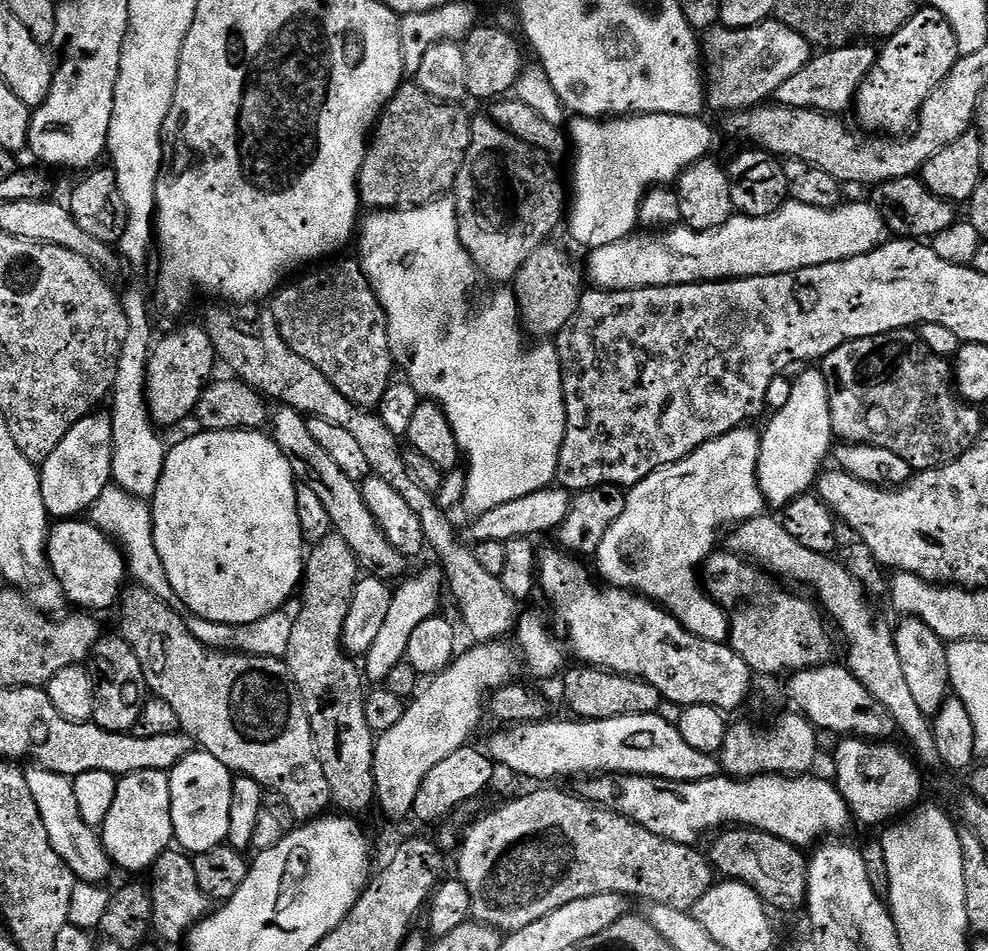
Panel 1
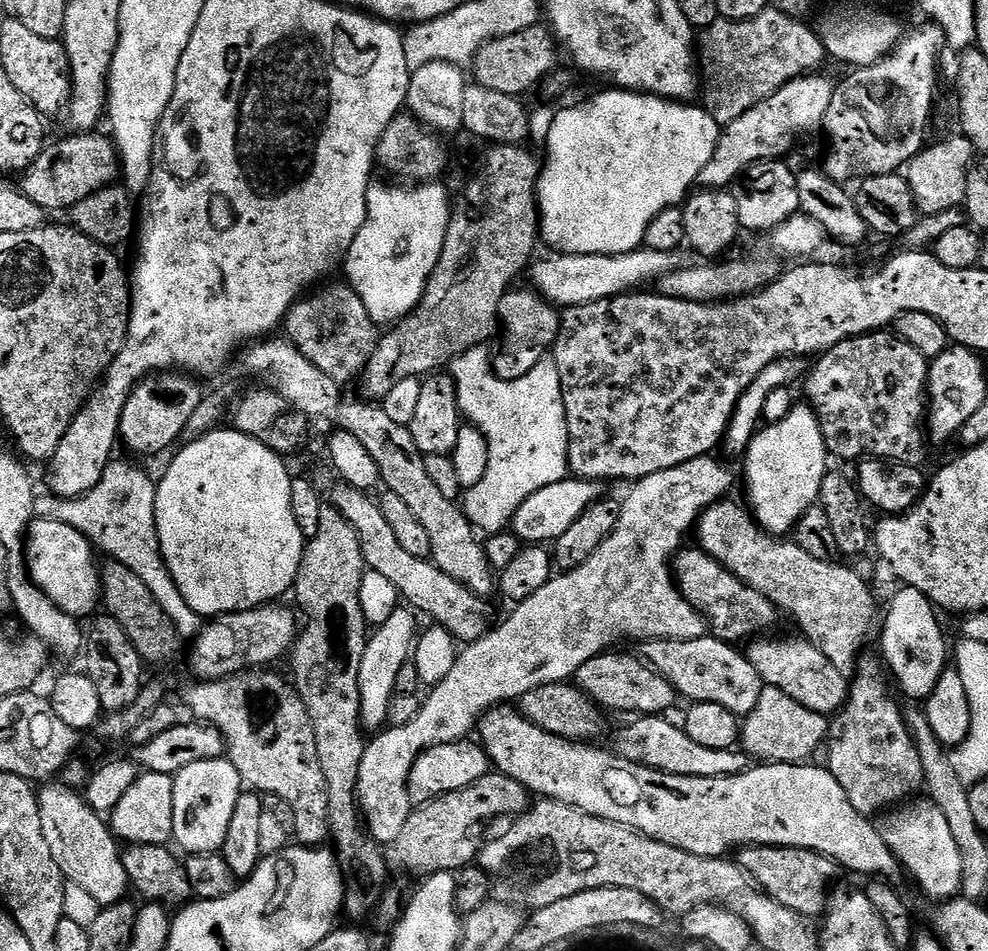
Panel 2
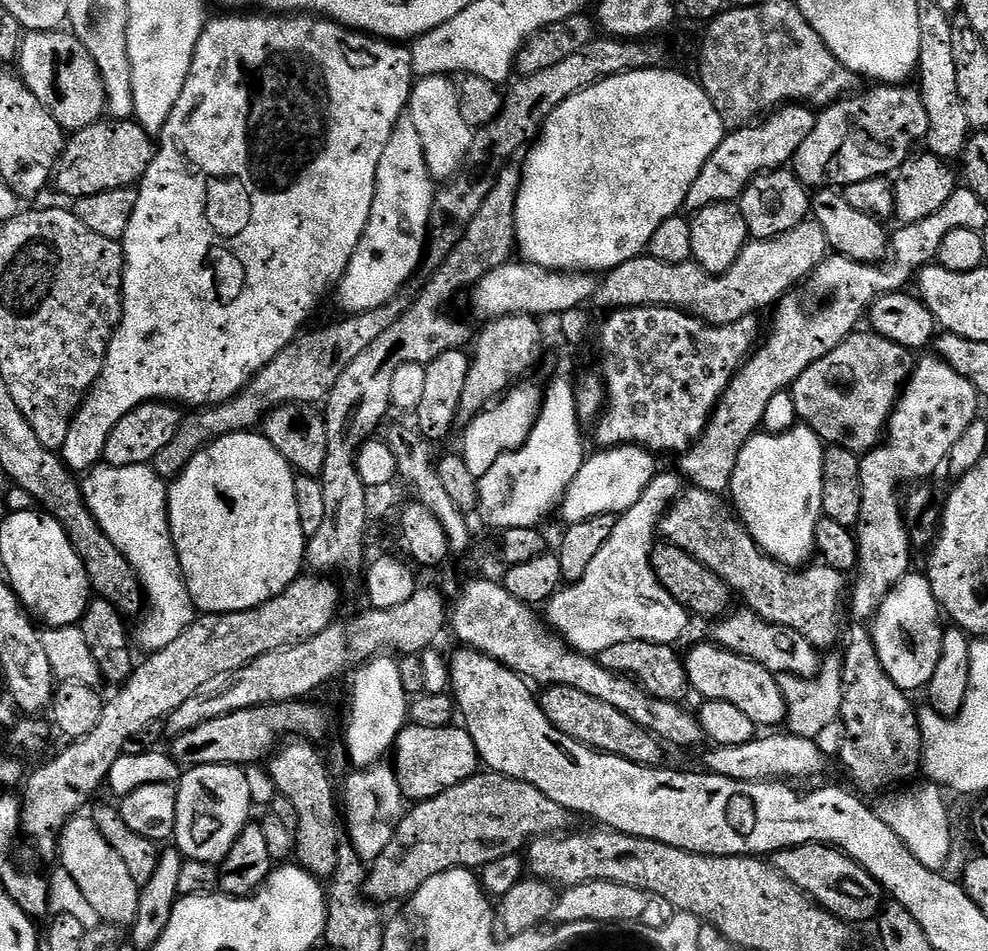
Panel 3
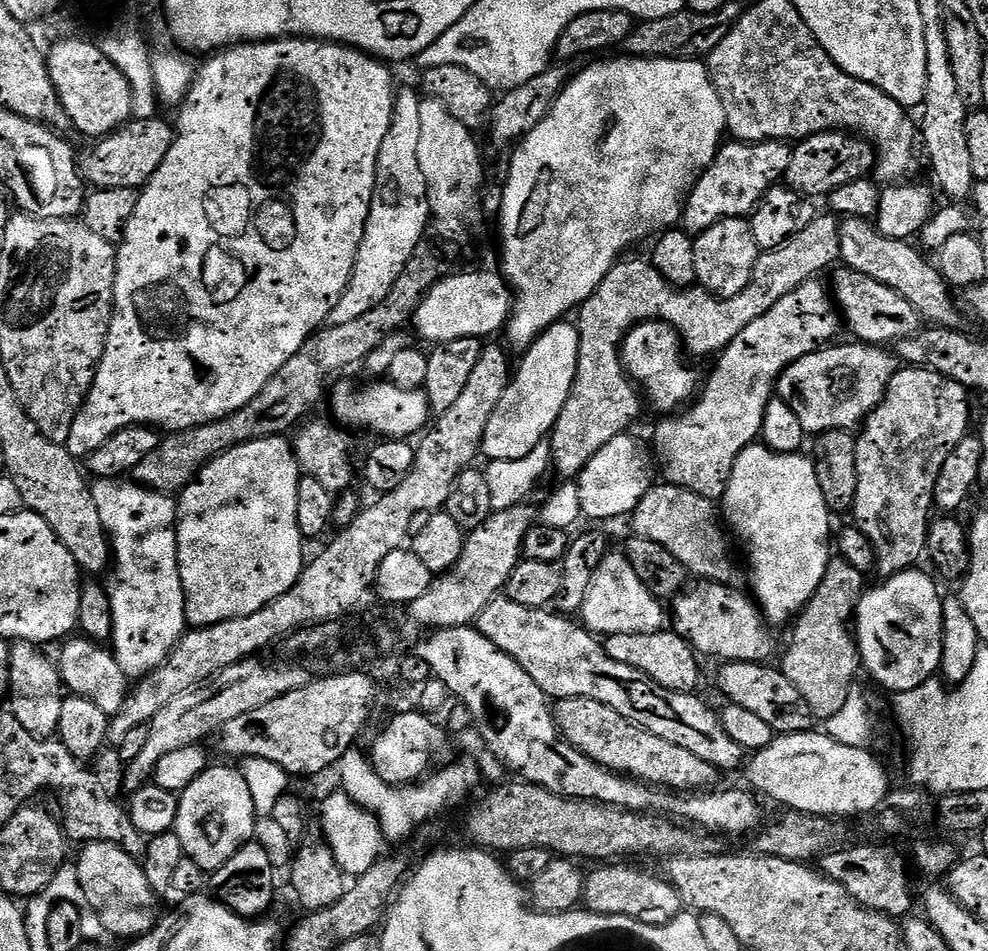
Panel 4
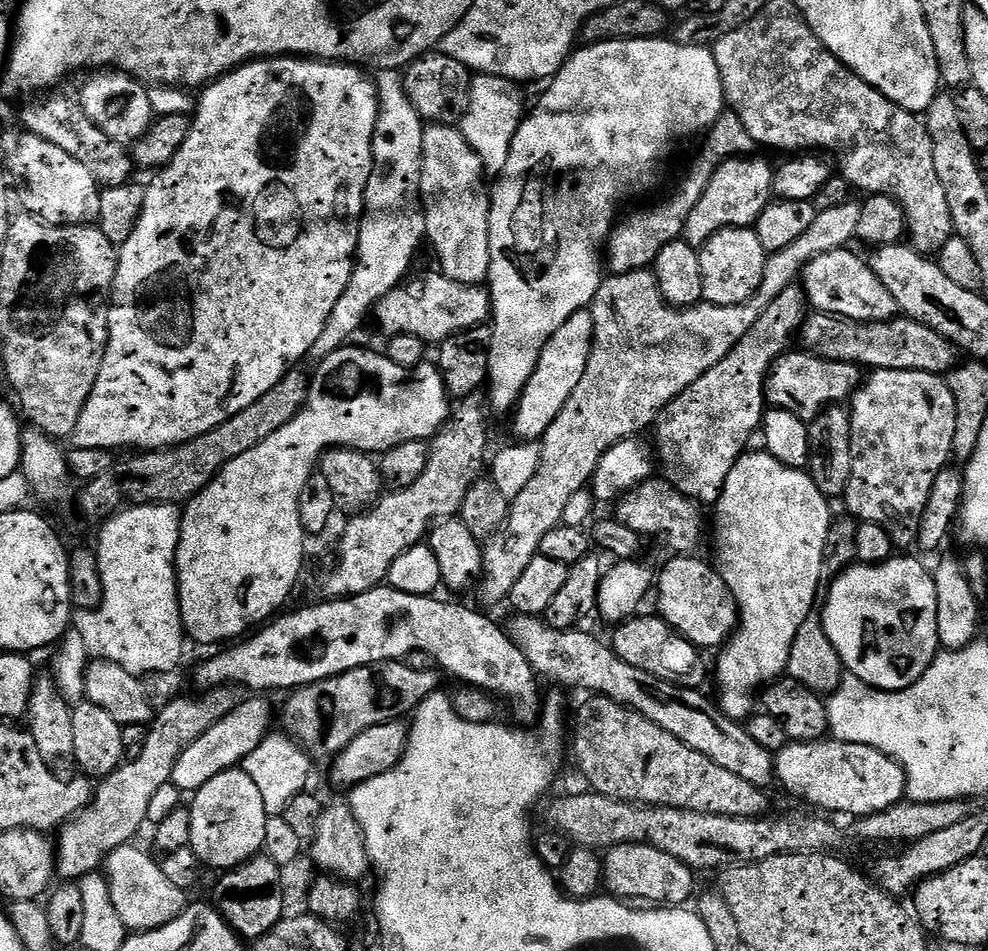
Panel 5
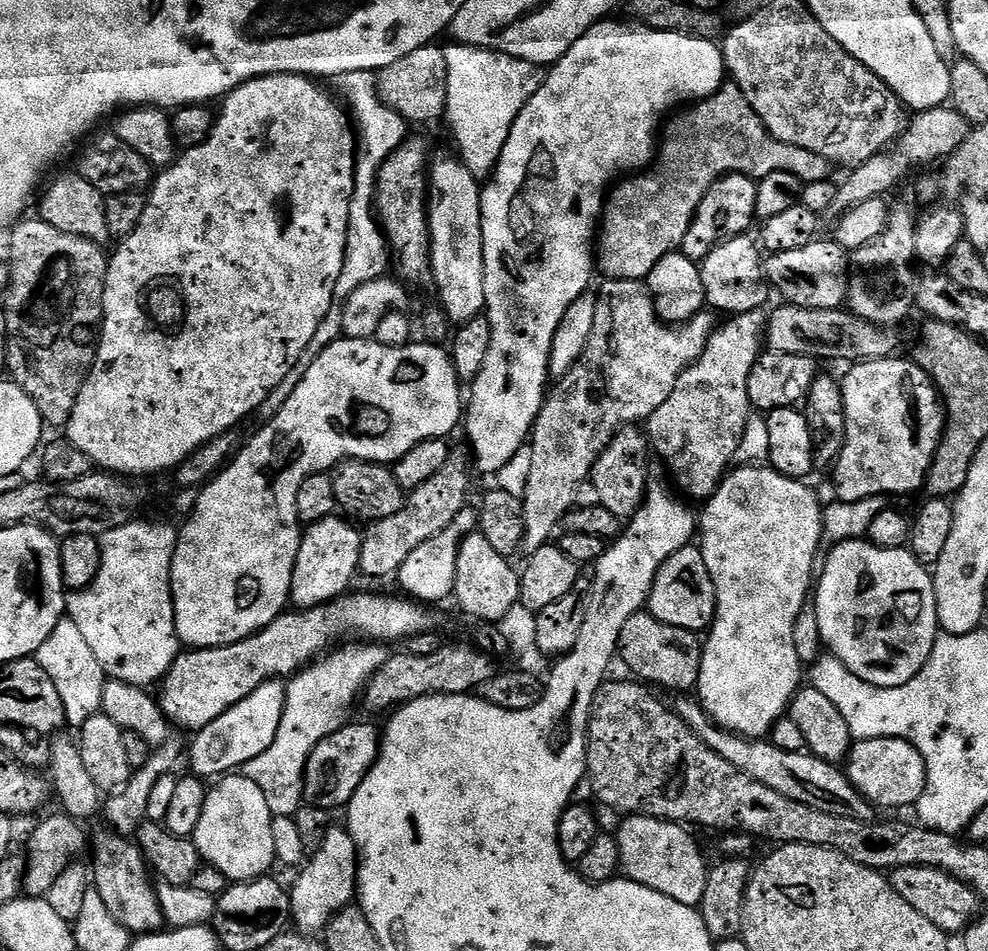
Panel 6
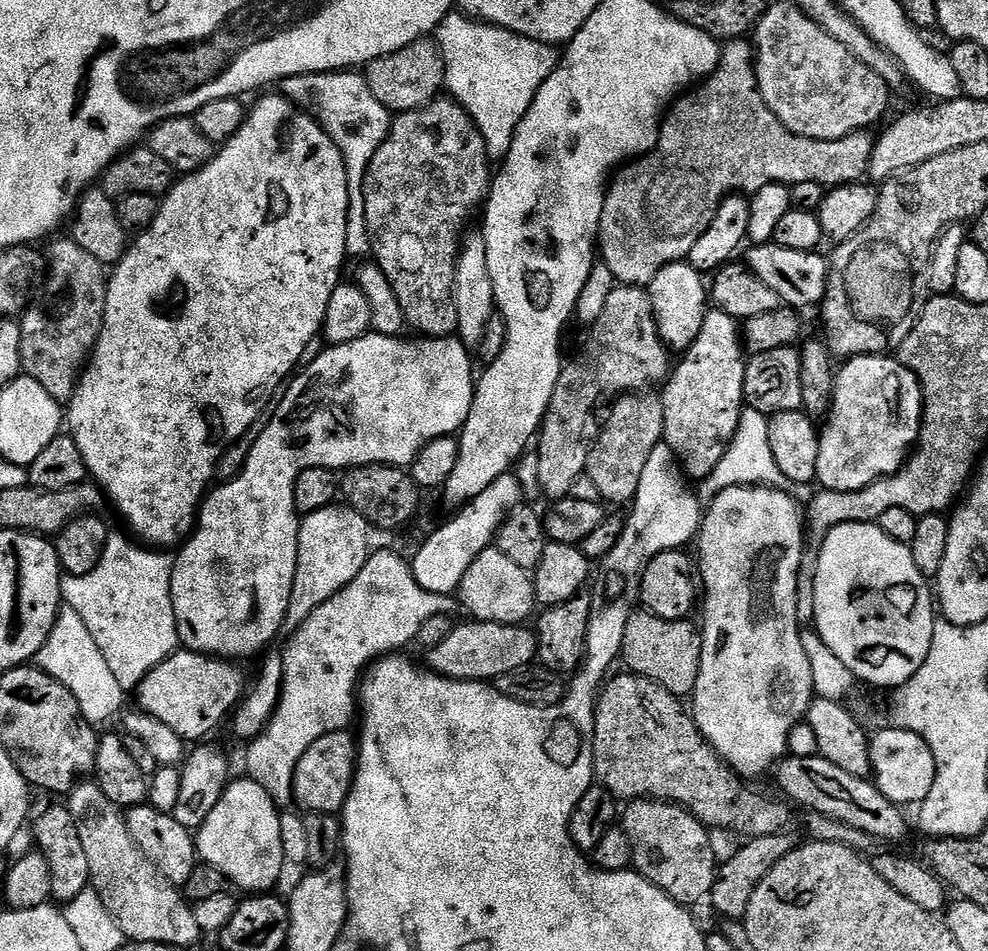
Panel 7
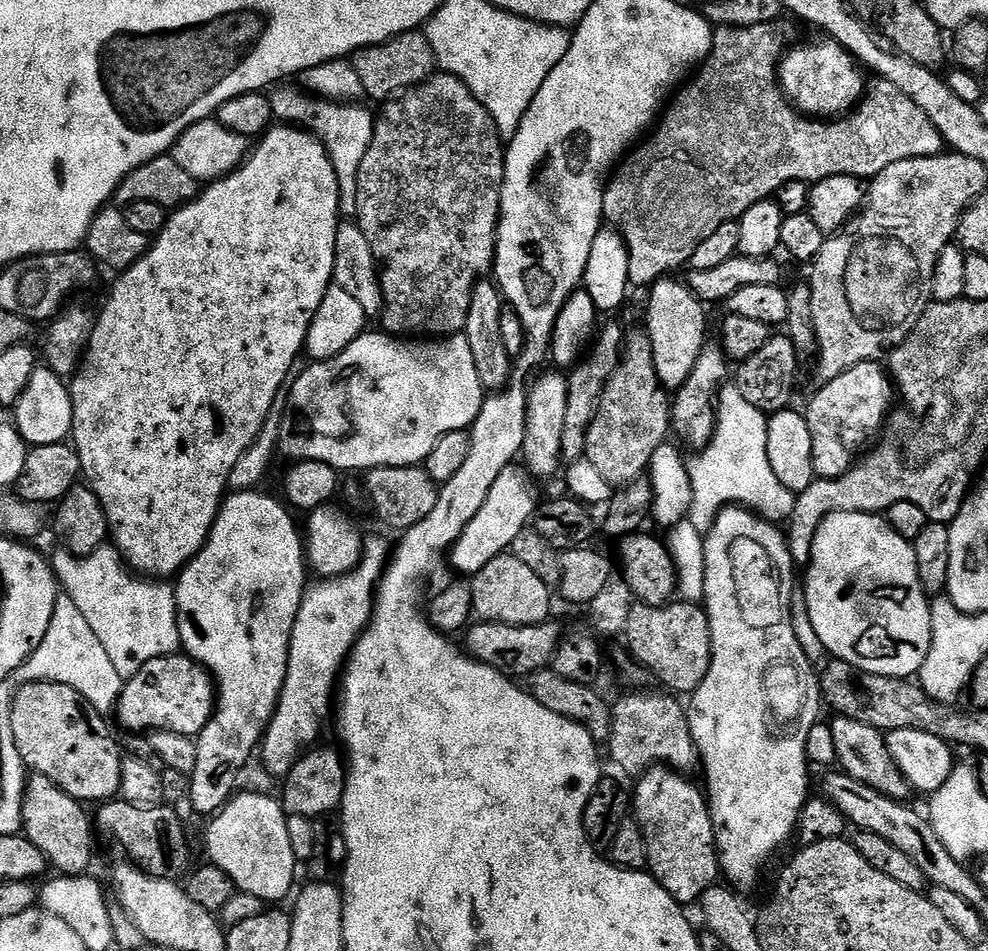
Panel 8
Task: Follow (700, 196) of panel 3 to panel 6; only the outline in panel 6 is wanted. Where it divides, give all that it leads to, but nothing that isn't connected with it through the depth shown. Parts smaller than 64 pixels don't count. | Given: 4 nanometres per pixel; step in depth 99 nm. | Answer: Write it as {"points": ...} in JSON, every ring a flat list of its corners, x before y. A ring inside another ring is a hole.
{"points":[[735,172,724,176,702,198,702,206,698,208,694,216,694,222,690,224,690,230,686,232,686,238,680,243,679,251,686,258,702,262,722,242,726,242,735,236,743,236,749,231,752,223,757,223,756,203,758,202,757,181,749,176,743,176]]}

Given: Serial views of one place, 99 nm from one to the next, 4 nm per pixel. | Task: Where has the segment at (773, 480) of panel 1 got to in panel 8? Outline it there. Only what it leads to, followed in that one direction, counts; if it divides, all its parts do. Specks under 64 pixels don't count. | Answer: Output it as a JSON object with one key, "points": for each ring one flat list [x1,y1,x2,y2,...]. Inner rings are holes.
{"points":[[733,506,731,508,723,508,723,510,718,514,718,518,714,522,714,526,706,534,706,539,704,541,705,548,705,596,702,601,703,607,708,613,708,629,710,630,710,638,712,639,712,661,710,662,710,670,706,674,704,681,697,686,695,692,691,693,690,700,692,700,692,708,687,709,688,714,688,725,690,726,690,734,694,738,696,743,696,754,699,763,704,764,704,780,708,783,708,788,706,787,706,799,708,802,708,809,710,810,710,818,712,819,712,825,716,827,716,853,720,855,720,871,722,873,723,879,725,880,733,889,745,890,744,888,752,888,760,880,760,871,768,864,768,859,787,842,788,839,793,839,794,833,797,831,799,826,800,817,804,814,804,805,808,803,810,799,810,793,808,793,808,771,810,771,810,765,808,762,808,755,806,754,806,738,810,738,810,730,816,723,821,719,820,708,822,709,822,697,820,695,820,682,817,673,814,671,812,673,812,668,814,668,813,661,809,660,808,656,802,650,802,646,798,646,798,634,794,634,794,622,792,621,792,593,797,591,798,588,798,576,796,580,796,575,798,575,798,569,792,562,792,555,788,549,788,537,777,525,773,524,770,520,763,520,760,516,756,515,755,512,750,512,746,508,741,508,739,506]]}

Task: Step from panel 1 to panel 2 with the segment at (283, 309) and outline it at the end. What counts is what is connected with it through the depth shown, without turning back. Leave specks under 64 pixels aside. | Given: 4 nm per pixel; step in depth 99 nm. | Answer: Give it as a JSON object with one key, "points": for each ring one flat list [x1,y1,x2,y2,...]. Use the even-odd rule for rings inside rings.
{"points":[[347,282,327,284,297,300,284,317,282,328,288,331,287,339,306,359,314,362,322,374,330,374,337,384,348,386,351,380,359,381,363,377,364,367,376,349,378,326,373,322,370,310,366,310,362,298,358,298]]}

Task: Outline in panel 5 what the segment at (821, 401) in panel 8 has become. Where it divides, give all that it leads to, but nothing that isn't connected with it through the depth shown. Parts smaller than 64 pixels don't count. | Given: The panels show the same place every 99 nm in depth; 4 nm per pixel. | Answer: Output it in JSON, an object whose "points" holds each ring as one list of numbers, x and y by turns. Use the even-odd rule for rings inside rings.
{"points":[[875,369,872,376,863,381,860,387,850,397,850,411,852,413,852,469,850,470,850,482,846,486,842,497,842,503,848,507,847,515,860,522,874,522,880,524,892,535,893,545,900,550,908,550,908,547,917,543,916,532,920,528,920,519,926,510,926,502,930,502,930,490,934,486,934,478,944,468,949,467,953,459,952,447,954,446,954,426,956,425,956,403,954,394,950,390,947,379,944,376,935,376,929,372,918,370,882,370]]}

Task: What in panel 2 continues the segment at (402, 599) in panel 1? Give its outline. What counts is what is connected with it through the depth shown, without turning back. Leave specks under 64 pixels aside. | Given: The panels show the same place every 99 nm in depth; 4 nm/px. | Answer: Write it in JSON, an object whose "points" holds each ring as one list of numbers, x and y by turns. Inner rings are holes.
{"points":[[401,606,368,637,366,654,362,654,362,670,358,670,360,722,365,729,380,730,388,724,388,704,397,695,398,670,402,670,402,666,409,663,413,655,414,641,418,636,415,618,417,619,407,607]]}

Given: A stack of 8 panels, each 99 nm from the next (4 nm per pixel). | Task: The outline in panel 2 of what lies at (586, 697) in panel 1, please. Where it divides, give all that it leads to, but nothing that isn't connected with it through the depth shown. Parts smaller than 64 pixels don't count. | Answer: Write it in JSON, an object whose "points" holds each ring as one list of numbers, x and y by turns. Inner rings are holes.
{"points":[[609,650,600,652,590,662,582,662,576,672,575,683,601,709,612,712,636,712,641,717,668,714,678,701,678,693,673,684,662,674,658,674,639,655]]}

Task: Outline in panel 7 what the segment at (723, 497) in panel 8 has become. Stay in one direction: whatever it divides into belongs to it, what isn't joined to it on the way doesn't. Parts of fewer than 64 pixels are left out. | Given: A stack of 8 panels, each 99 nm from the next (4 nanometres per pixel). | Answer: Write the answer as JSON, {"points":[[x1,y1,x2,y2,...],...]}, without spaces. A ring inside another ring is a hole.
{"points":[[745,407,740,414,740,425,726,450,722,454,722,462,714,466,711,474,702,481,702,496,705,501,712,501,719,492,734,486,750,486,755,484,761,488,777,488,779,492,787,492,795,500,807,502,814,495,812,484,794,484,778,470,778,462,774,462,774,450,770,450,770,438,768,437,769,417,763,416,758,410]]}

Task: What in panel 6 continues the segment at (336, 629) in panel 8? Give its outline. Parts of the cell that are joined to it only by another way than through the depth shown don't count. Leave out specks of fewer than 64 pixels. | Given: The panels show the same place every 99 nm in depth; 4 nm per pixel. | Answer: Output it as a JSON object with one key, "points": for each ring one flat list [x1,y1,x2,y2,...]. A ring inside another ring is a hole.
{"points":[[348,642,335,650,315,659,300,669,295,676,287,681,287,696,285,698,285,712,282,714,281,725,274,737,274,742,265,753,258,755,242,768,243,775,249,776,266,794,266,806,270,806,273,816,295,817,301,804,305,803,304,798,304,771,308,756,330,734,349,723,352,707,356,700,361,699,362,693,368,687,368,681,383,666,390,655,389,649,380,642]]}

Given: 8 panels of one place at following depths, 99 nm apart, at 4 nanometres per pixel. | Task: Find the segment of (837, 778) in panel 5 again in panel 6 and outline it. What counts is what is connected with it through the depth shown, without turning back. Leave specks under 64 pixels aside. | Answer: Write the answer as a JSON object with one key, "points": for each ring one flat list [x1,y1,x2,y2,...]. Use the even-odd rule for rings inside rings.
{"points":[[870,738,858,740,852,745,846,761,846,775,877,809,914,806,926,790,928,775,922,754,909,740,898,738]]}

